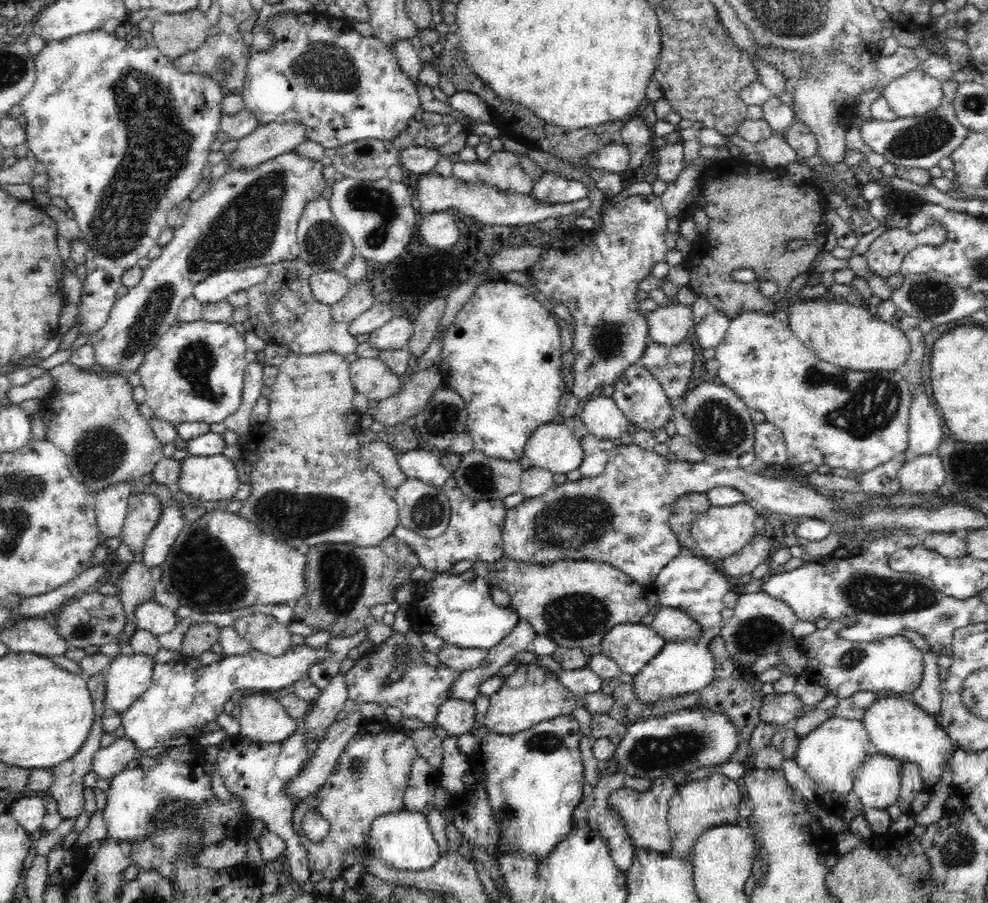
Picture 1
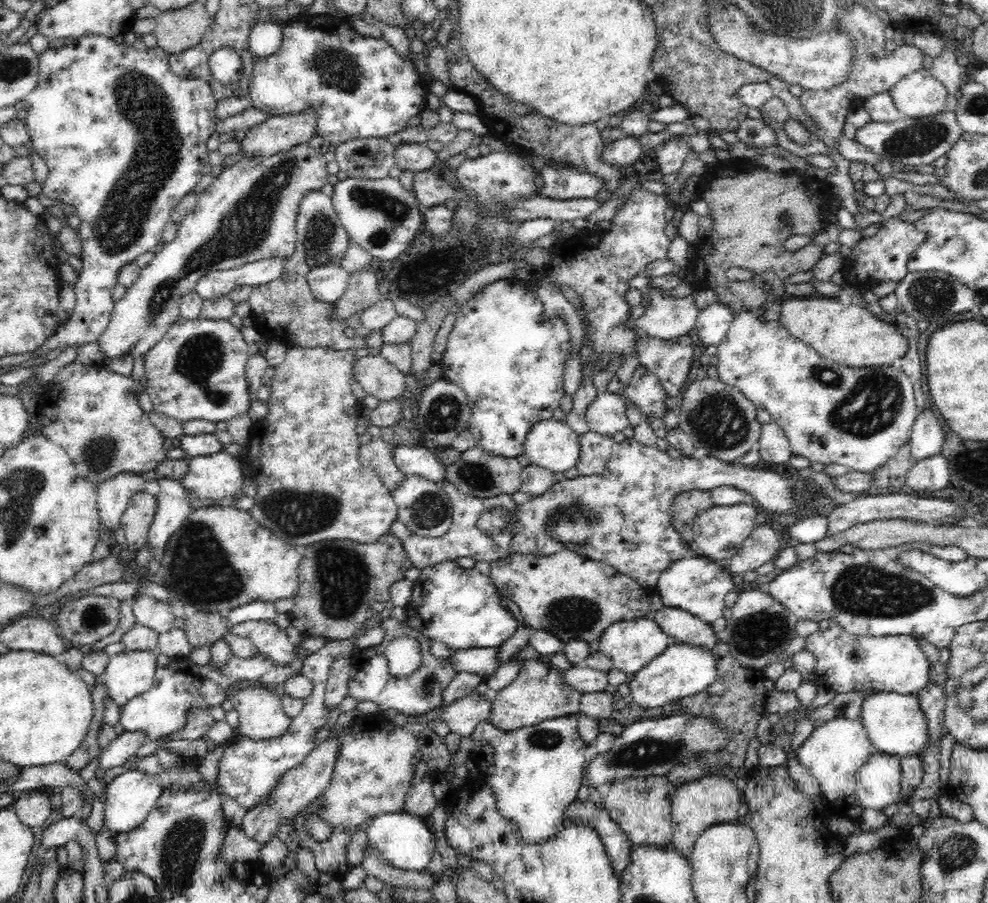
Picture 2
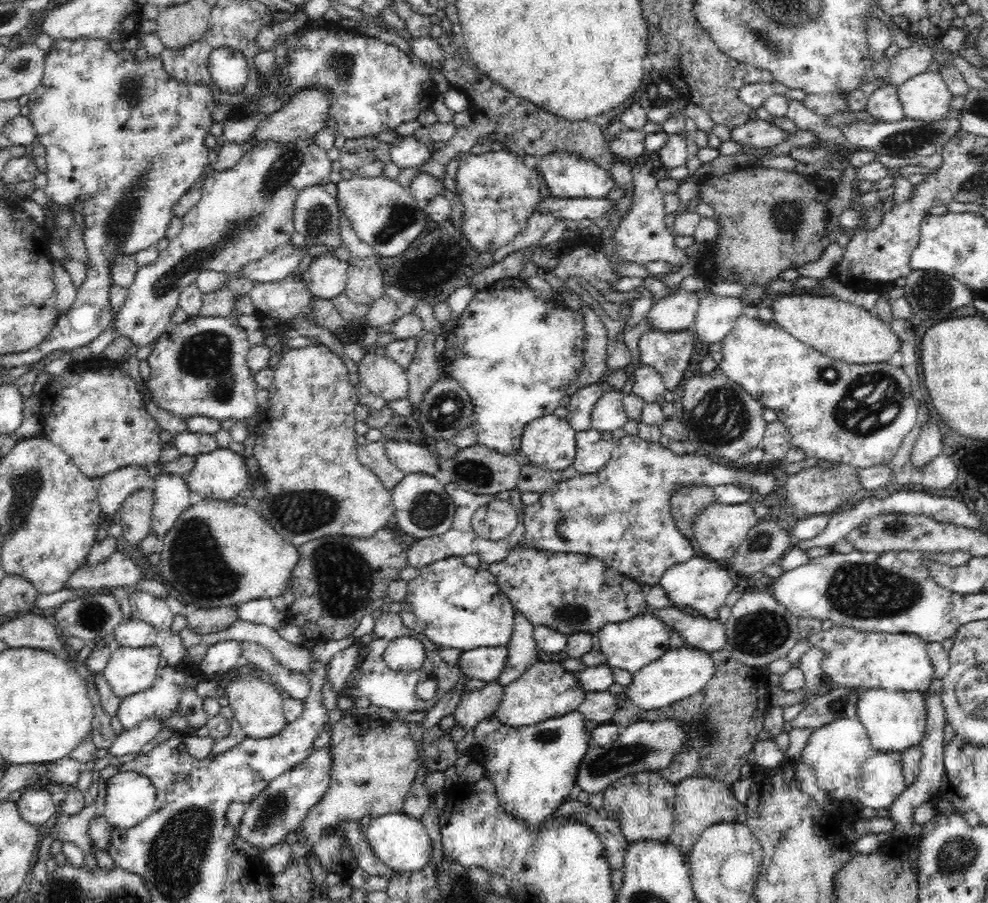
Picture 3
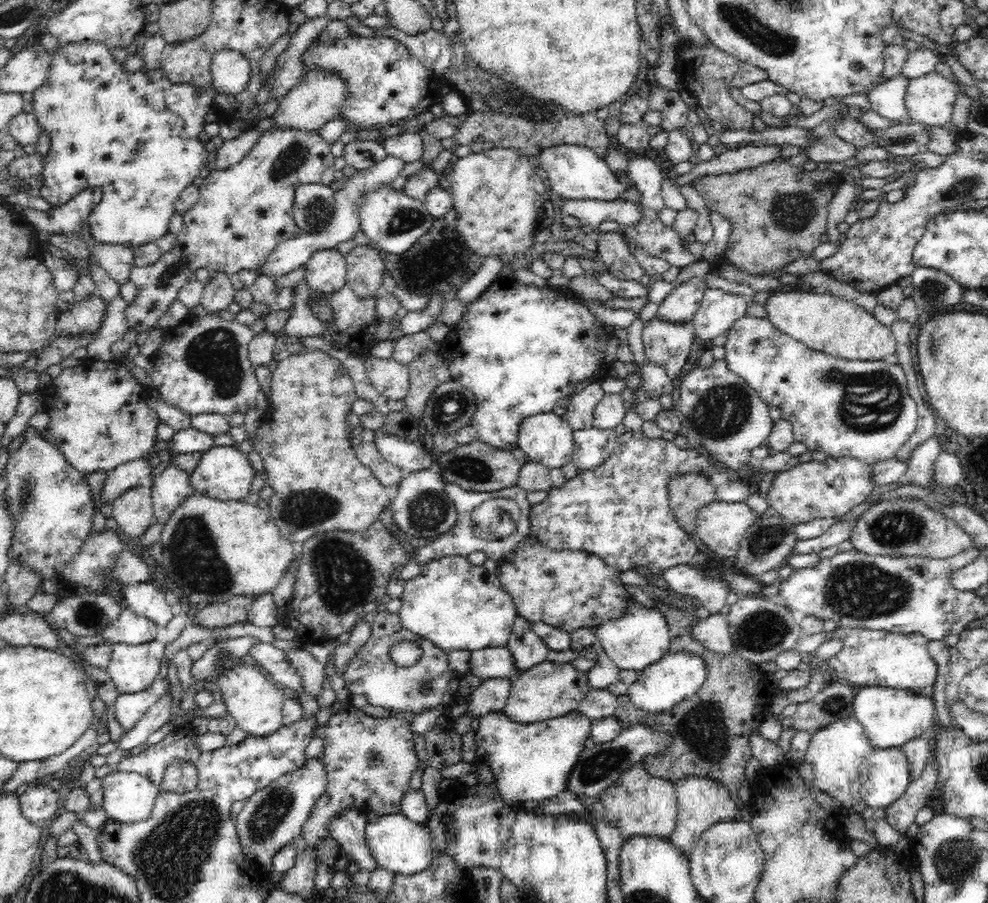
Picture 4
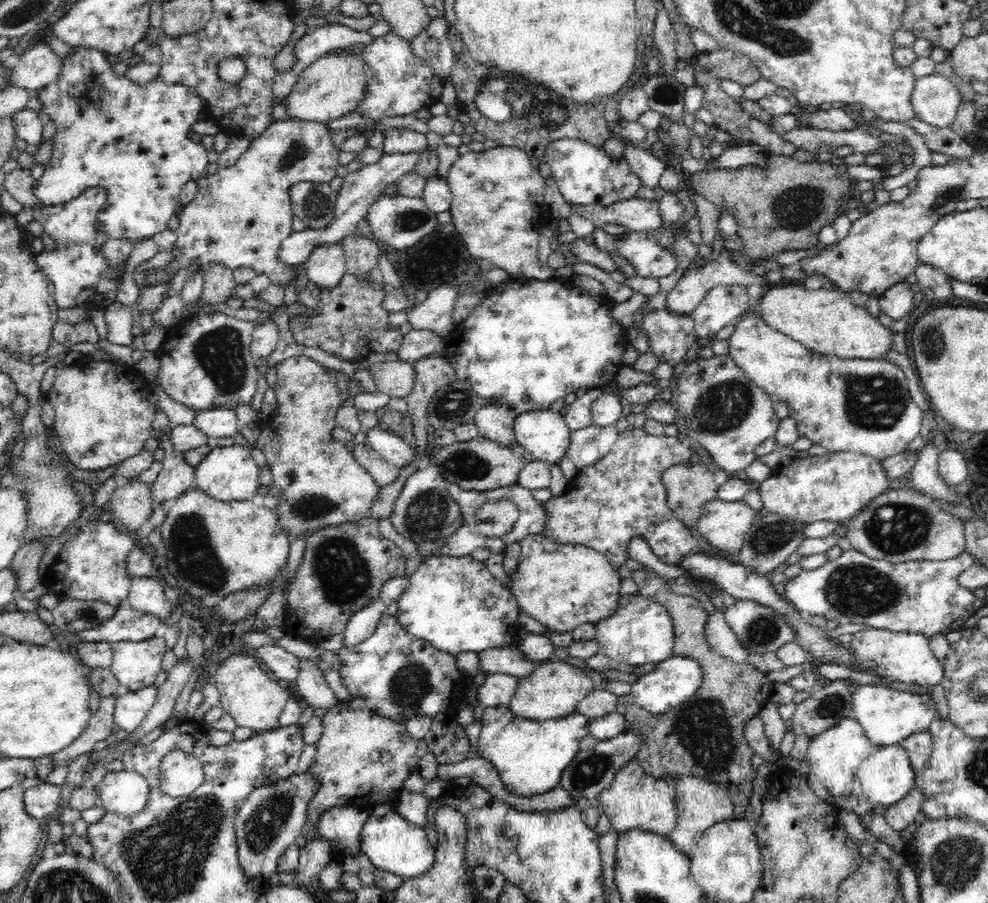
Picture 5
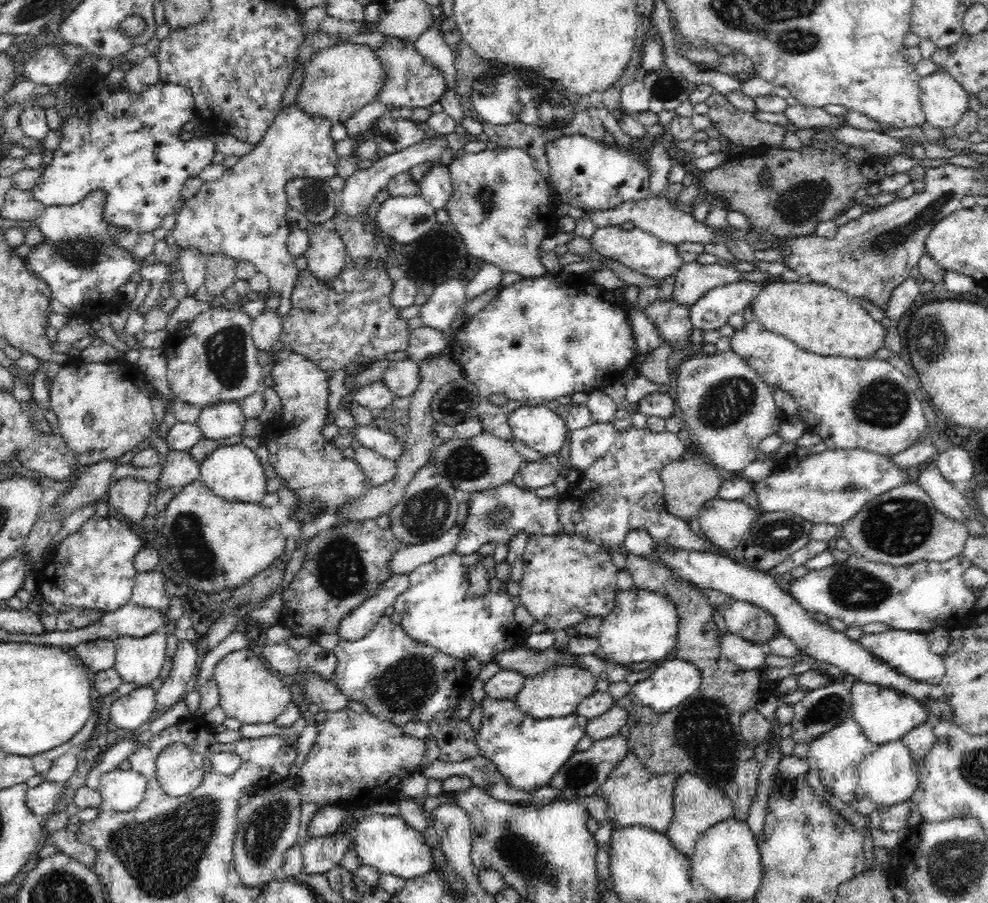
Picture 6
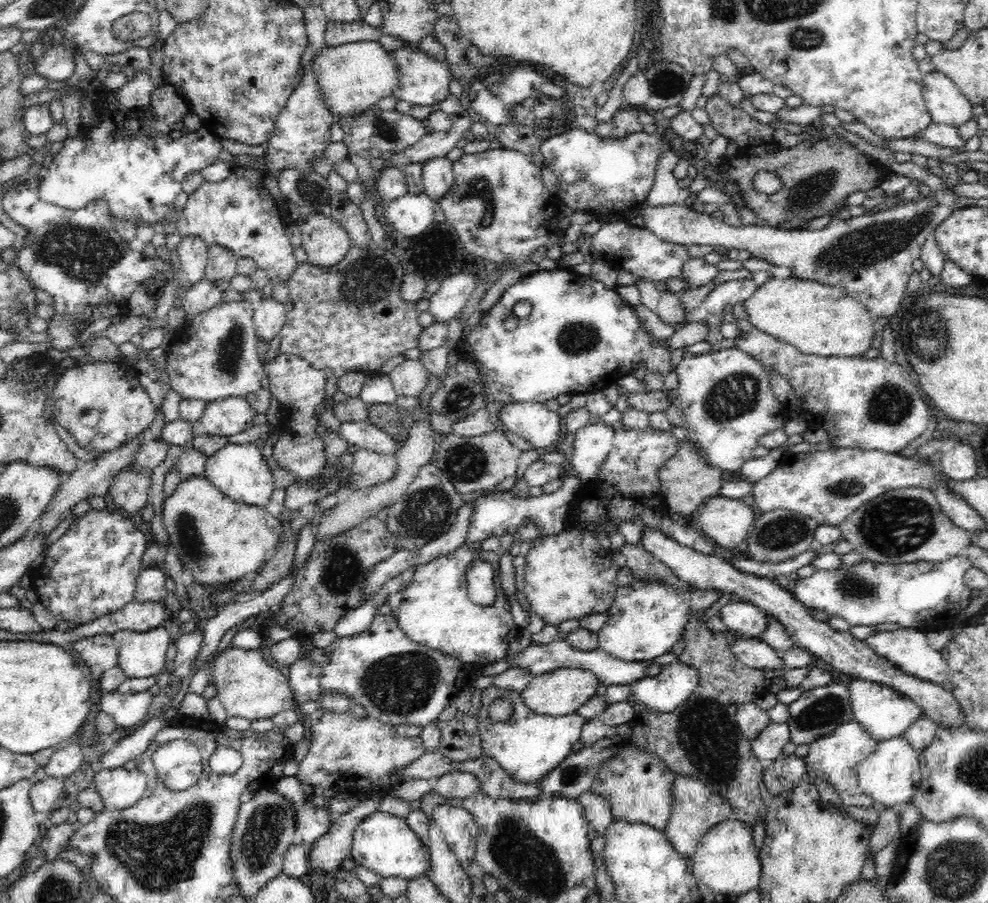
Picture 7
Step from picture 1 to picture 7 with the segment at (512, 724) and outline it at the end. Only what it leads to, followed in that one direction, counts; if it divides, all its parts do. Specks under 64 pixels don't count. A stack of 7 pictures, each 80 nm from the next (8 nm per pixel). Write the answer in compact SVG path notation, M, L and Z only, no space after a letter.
M562 668L536 676L521 692L525 708L541 715L560 716L576 713L578 708L591 696L596 695L597 677L588 670Z

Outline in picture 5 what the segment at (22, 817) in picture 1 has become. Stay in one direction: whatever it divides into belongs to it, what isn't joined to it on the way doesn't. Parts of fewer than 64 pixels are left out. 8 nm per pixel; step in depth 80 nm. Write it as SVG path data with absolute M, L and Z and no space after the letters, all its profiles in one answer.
M42 782L39 785L28 788L24 792L24 809L37 821L43 823L49 816L54 814L60 802L60 787L50 783Z

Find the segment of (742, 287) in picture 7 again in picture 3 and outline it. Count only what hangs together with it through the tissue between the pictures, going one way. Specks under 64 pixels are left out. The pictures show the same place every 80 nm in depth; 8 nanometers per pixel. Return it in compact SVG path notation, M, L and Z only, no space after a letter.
M705 292L700 299L693 330L705 345L720 342L738 316L746 313L740 298Z

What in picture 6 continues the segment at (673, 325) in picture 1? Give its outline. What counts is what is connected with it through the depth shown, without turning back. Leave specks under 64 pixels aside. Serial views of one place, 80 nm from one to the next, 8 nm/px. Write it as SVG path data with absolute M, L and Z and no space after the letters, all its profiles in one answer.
M722 261L714 264L684 263L675 277L672 299L688 307L712 288L745 280L743 273L738 272L732 263Z

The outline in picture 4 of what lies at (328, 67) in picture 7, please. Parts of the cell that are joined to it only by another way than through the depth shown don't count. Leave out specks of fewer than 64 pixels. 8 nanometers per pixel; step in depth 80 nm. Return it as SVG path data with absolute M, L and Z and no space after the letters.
M316 69L314 72L303 73L296 86L293 86L286 96L283 96L280 106L272 114L275 120L274 130L320 130L326 122L336 118L340 105L348 98L348 85L336 73Z

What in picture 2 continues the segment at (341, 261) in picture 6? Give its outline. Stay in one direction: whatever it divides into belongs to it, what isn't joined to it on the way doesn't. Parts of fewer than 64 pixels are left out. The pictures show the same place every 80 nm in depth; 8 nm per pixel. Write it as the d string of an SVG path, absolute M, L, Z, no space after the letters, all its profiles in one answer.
M323 262L308 272L307 280L319 301L334 305L347 289L349 273L341 265L332 266Z

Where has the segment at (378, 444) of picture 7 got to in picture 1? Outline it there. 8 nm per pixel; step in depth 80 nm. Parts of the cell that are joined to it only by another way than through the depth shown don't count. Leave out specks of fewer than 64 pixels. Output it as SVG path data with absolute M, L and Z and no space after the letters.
M419 447L397 455L399 467L408 479L418 479L430 486L441 487L452 480L450 471L440 462L436 454Z

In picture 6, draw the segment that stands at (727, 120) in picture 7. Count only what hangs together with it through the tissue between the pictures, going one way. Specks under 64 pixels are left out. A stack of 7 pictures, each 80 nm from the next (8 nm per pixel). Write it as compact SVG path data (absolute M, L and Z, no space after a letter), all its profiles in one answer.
M720 92L707 98L711 125L736 147L778 147L784 149L785 128L778 124L763 122L748 111L732 106Z

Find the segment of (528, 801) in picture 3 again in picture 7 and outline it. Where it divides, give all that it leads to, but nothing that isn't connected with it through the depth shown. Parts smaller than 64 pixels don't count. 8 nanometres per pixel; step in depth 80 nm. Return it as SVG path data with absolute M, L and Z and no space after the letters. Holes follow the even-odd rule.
M490 686L482 692L478 708L477 723L480 731L483 755L492 758L512 777L517 784L536 785L564 762L573 752L574 744L579 741L580 730L586 722L577 712L567 715L541 715L525 708L521 692ZM504 697L514 703L514 712L506 722L492 722L488 718L488 707L494 698Z

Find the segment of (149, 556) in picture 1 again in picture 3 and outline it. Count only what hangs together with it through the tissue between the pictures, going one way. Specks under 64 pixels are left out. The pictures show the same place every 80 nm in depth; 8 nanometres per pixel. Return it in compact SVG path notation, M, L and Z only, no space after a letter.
M161 472L154 478L151 532L162 540L190 506L190 492L185 476Z

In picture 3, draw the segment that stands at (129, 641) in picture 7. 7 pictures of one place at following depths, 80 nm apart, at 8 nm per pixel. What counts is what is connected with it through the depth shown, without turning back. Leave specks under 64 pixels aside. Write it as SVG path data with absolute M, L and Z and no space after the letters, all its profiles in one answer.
M157 645L144 648L121 646L112 652L103 671L113 696L124 700L134 694L149 690L157 678L161 648Z

